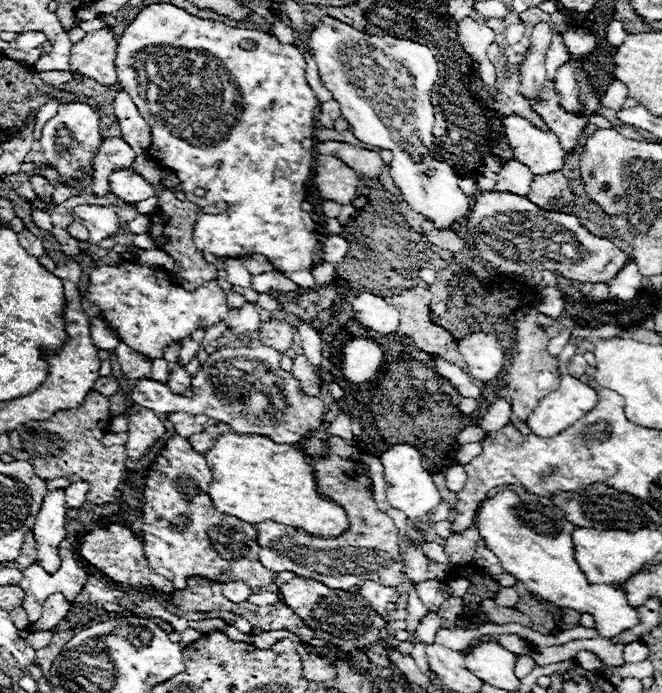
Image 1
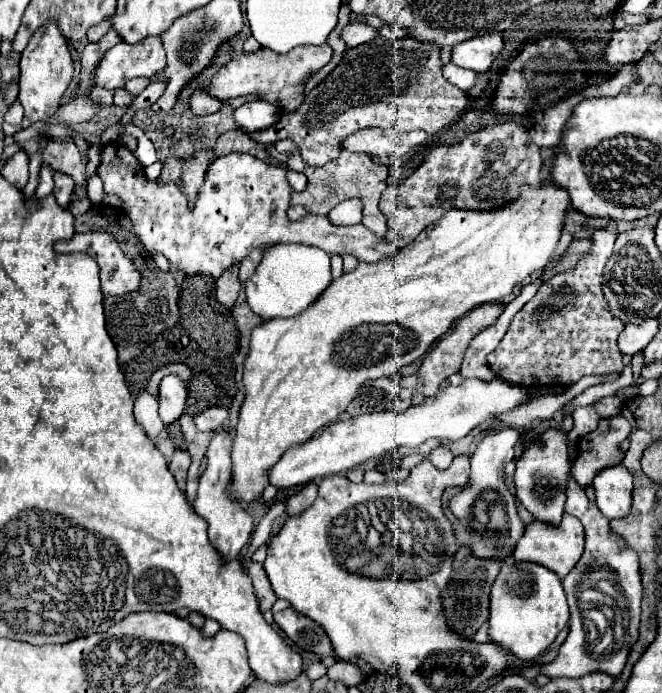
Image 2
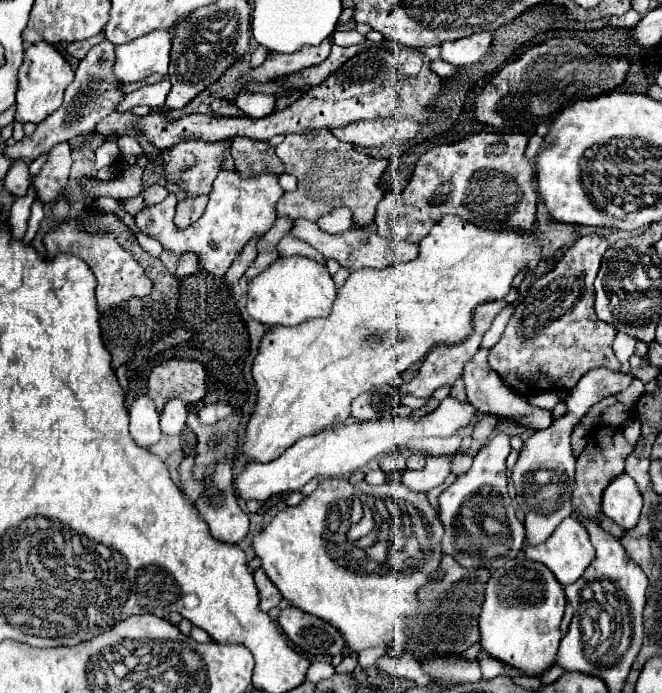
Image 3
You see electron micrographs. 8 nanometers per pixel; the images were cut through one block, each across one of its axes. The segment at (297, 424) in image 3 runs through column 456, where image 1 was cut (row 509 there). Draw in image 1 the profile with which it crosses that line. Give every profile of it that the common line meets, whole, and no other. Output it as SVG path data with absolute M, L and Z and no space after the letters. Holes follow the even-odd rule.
M224 432L204 458L212 472L208 496L222 514L250 524L274 520L322 538L340 536L350 526L344 508L318 494L314 470L298 446L276 444L264 436Z

